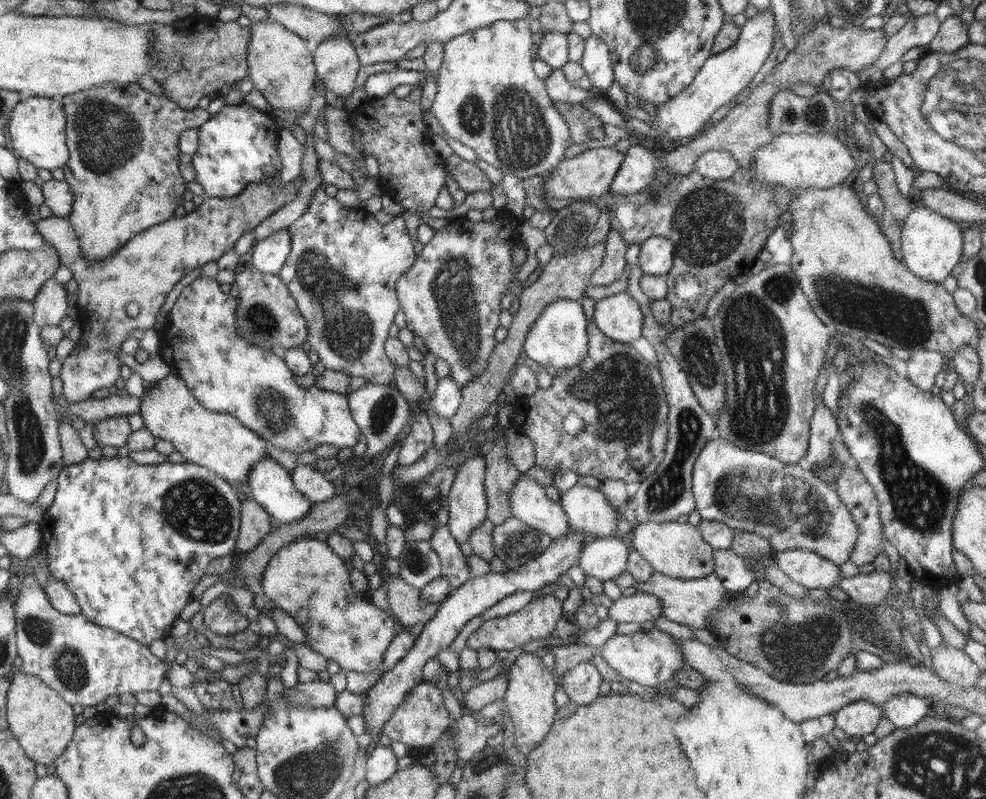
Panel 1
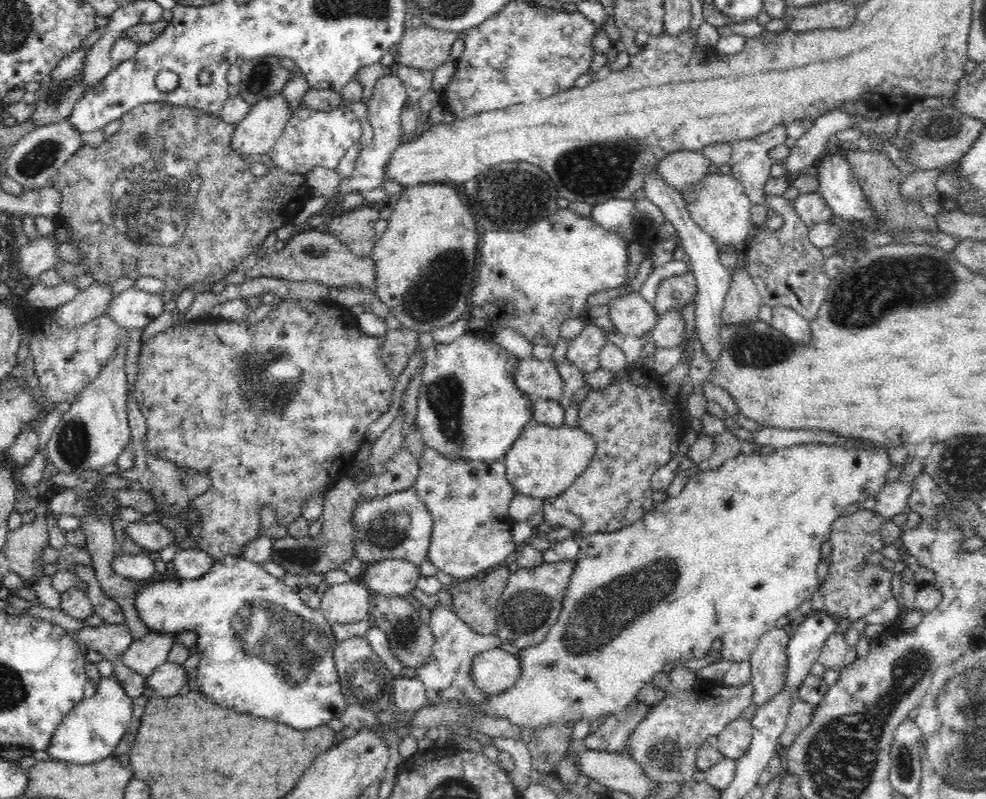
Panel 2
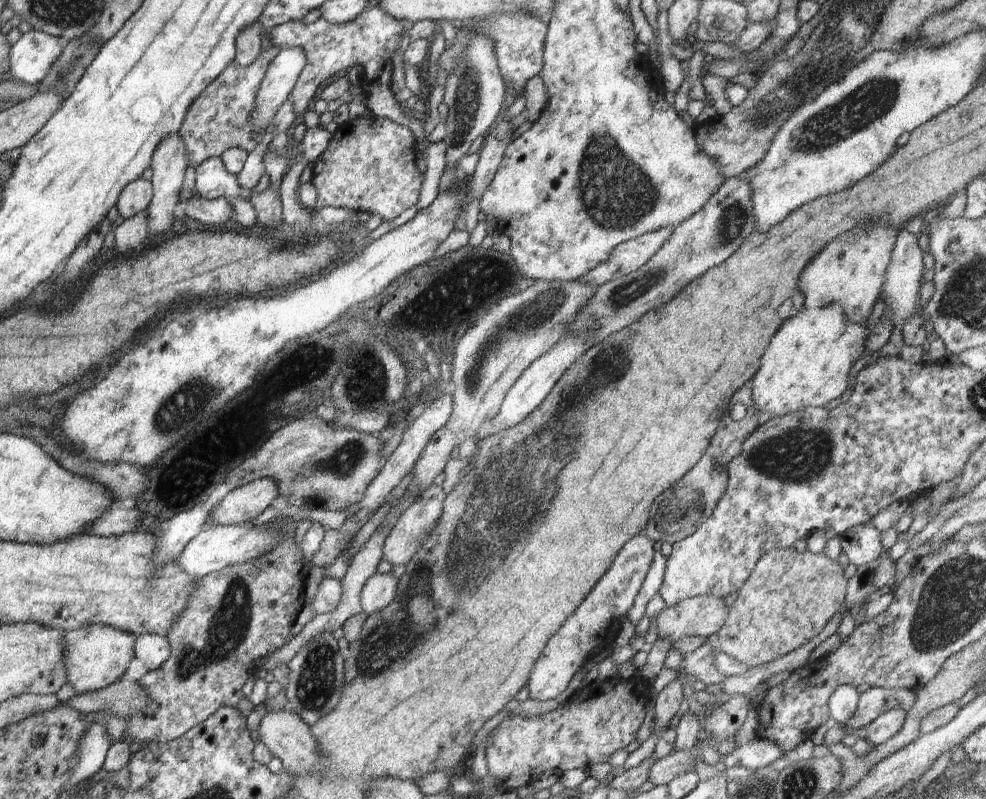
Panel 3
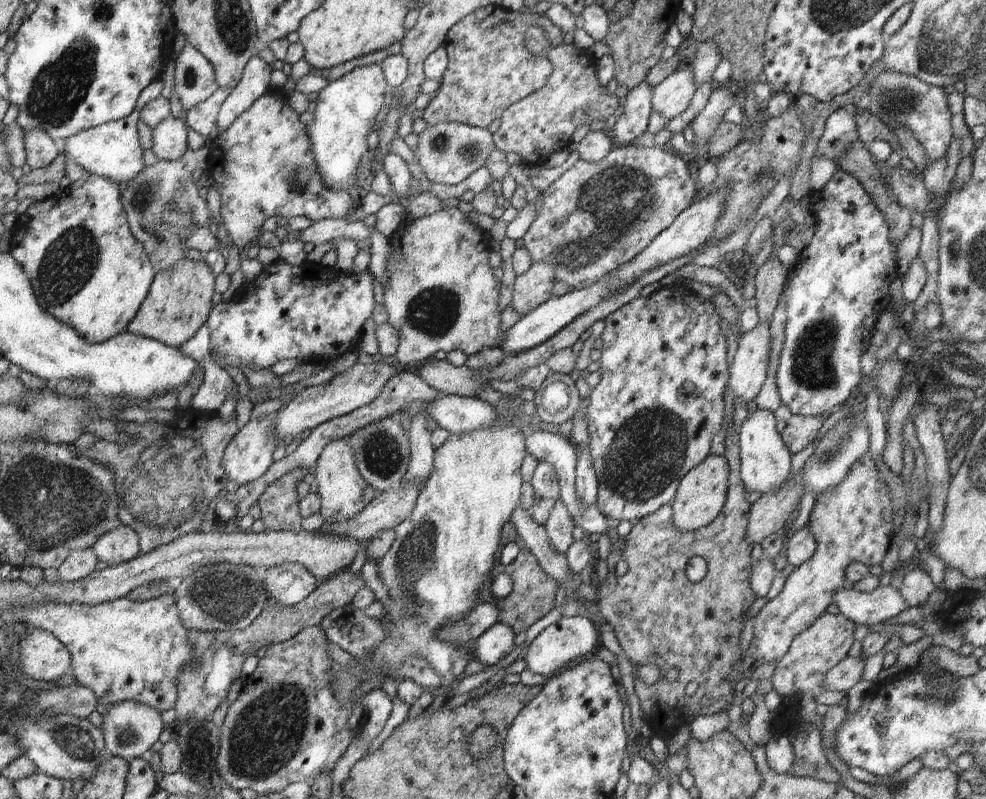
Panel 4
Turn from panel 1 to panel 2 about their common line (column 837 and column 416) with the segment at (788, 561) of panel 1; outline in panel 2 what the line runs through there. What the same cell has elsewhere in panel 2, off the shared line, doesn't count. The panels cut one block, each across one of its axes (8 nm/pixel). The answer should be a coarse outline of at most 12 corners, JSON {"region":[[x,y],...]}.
{"region":[[404,559],[370,564],[360,585],[373,594],[409,596],[419,565]]}

